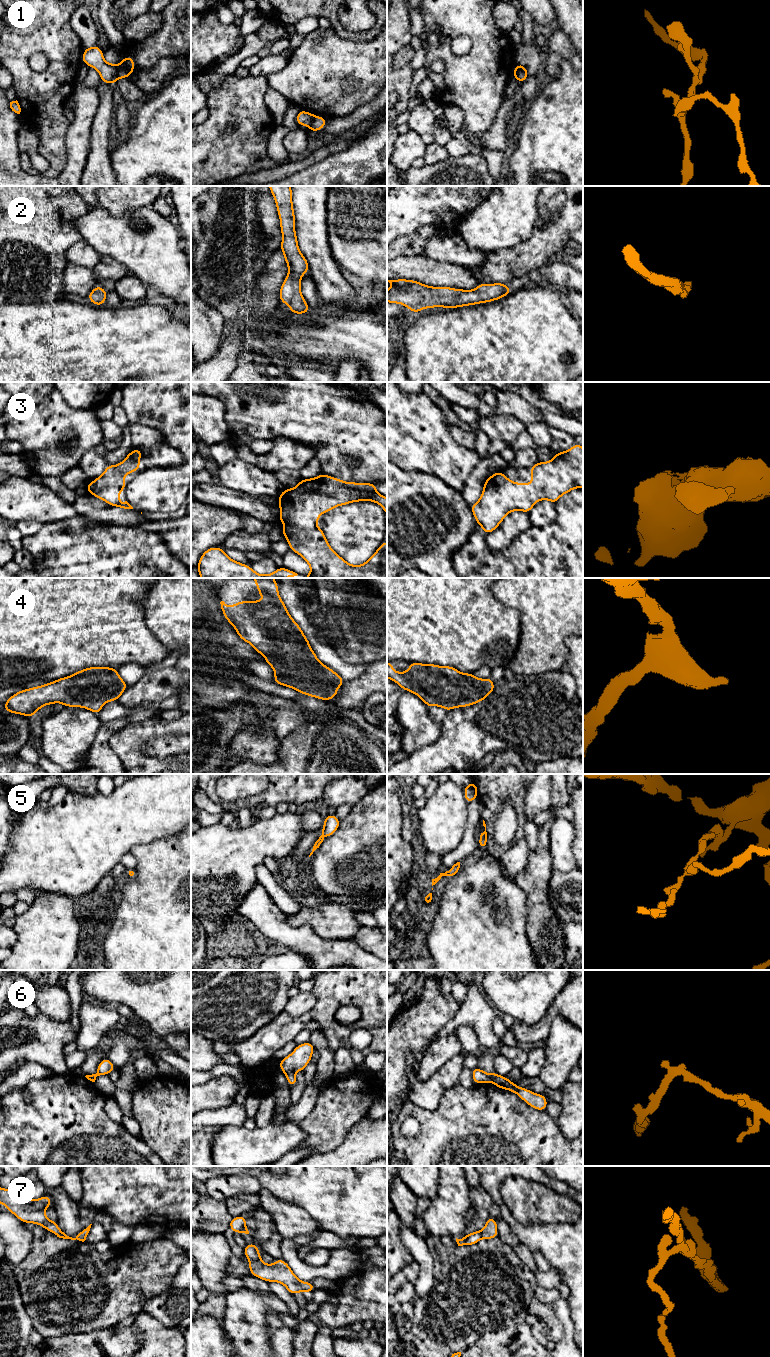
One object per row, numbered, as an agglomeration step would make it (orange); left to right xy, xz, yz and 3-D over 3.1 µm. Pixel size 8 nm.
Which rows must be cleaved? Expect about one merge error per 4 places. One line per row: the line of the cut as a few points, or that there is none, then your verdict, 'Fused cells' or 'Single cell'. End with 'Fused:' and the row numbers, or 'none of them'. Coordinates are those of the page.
1: Split along xy (117, 66), (117, 76), (115, 79). Fused cells
2: No split. Single cell
3: No split. Single cell
4: No split. Single cell
5: No split. Single cell
6: Split along xz (293, 1071), (285, 1072). Fused cells
7: No split. Single cell
Fused: 1, 6

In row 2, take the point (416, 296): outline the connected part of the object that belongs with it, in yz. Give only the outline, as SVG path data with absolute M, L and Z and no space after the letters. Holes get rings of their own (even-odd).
M407 279L388 280L388 282L391 284L391 288L387 291L387 302L402 304L415 314L426 308L445 307L446 309L452 309L477 305L479 303L488 303L499 300L512 293L510 287L505 283L480 283L474 290L464 290L446 286L432 287L415 280Z

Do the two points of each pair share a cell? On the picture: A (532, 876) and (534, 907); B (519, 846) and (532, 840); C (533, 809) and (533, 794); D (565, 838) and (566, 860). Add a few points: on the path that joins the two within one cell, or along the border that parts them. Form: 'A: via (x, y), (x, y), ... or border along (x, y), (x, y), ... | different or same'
A: via (534, 884), (534, 899) | same
B: border along (524, 837), (530, 850) | different
C: via (533, 805), (533, 798) | same
D: via (565, 843), (565, 855) | same

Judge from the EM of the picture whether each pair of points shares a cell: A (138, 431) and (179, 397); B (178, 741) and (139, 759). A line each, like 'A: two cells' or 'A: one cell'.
A: two cells
B: two cells

